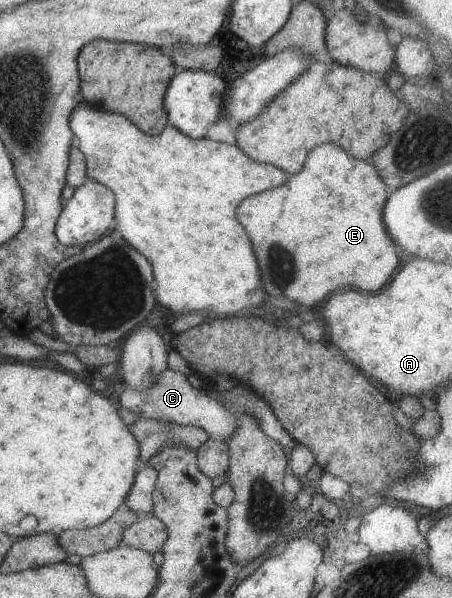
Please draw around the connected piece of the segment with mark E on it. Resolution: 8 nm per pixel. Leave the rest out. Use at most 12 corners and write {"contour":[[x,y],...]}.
{"contour":[[333,144],[239,202],[269,296],[374,293],[389,188]]}

